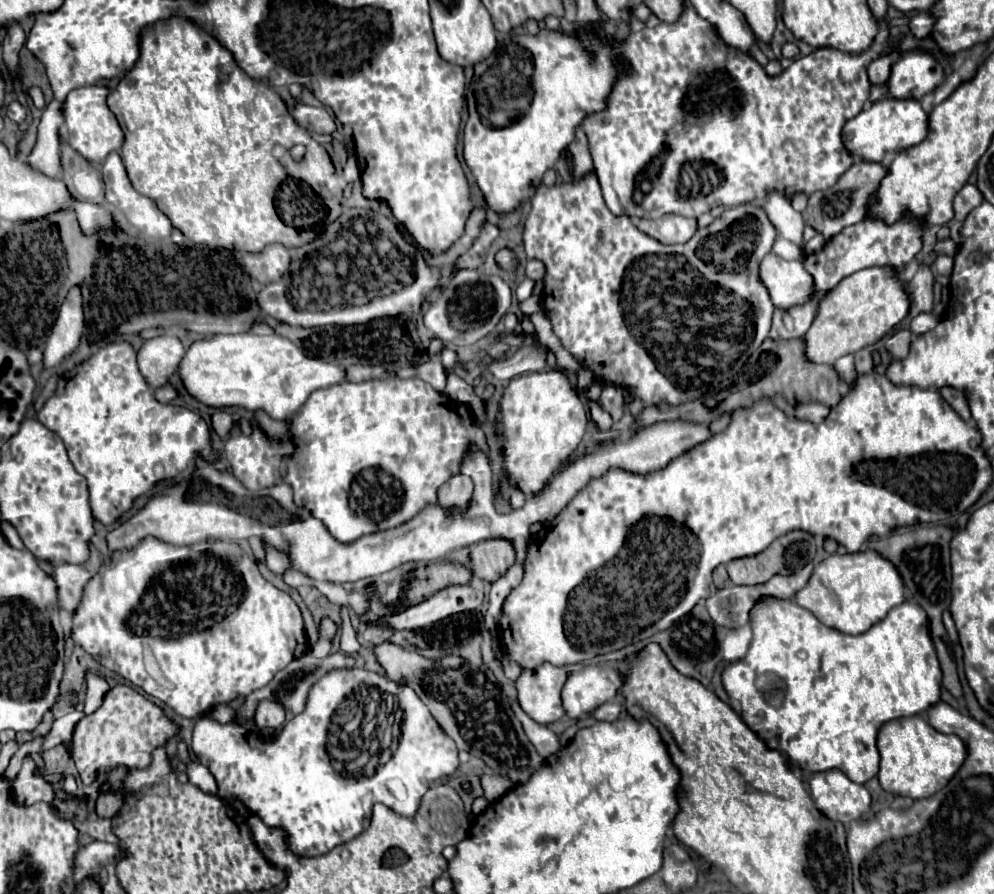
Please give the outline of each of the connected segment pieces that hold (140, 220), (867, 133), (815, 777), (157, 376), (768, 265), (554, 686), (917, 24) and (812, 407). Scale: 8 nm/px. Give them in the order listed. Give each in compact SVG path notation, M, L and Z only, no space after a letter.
M110 152L108 158L104 160L102 164L102 176L104 176L104 184L106 184L106 202L110 206L114 206L118 212L124 214L124 218L140 230L142 236L148 236L148 238L166 238L170 236L172 232L172 222L158 210L158 206L154 204L154 200L150 200L148 196L142 196L138 194L128 176L126 176L126 170L124 170L124 164L122 164L122 158L118 152Z
M890 96L868 104L856 118L848 120L842 130L846 148L854 156L860 156L862 160L868 162L882 162L888 150L904 150L914 144L920 144L920 140L924 140L926 134L928 134L928 114L924 112L922 104L912 98L898 100Z
M840 770L812 774L810 796L826 818L842 824L858 820L870 808L870 792Z
M162 334L146 340L138 350L138 366L142 376L154 388L160 388L162 384L166 384L168 376L178 370L184 352L186 350L182 342L172 334Z
M768 254L760 264L760 280L768 288L776 308L806 304L816 294L816 284L802 262L788 262Z
M542 664L534 670L522 670L516 680L520 708L538 724L552 724L564 716L560 692L566 680L566 670Z
M918 12L910 20L910 30L916 34L916 38L922 38L932 32L934 22L936 22L936 18L930 12Z
M810 402L804 406L796 406L796 418L800 420L808 420L808 422L822 422L828 416L830 408L818 402Z

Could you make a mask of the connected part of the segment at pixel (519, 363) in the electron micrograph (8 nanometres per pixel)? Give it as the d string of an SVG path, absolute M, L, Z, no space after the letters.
M540 342L532 346L522 346L516 350L514 356L494 362L490 366L490 372L500 380L512 380L528 372L542 372L546 368L546 356L548 356L548 350Z

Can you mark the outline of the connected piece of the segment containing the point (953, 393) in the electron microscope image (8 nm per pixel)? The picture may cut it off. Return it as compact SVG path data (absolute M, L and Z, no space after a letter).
M940 388L938 390L940 394L942 394L942 398L966 420L966 422L970 422L972 420L972 416L970 416L970 408L968 408L968 402L966 402L966 398L964 398L964 392L960 392L960 390L954 390L954 388Z

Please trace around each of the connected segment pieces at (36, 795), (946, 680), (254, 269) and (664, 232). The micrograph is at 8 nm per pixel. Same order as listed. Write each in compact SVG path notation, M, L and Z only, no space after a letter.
M30 754L24 756L22 768L18 772L18 778L12 784L12 798L20 806L28 806L28 804L34 804L38 800L44 800L44 802L52 802L54 800L54 788L52 788L52 784L46 782L46 780L36 778L32 774L34 766L36 766L34 758Z
M934 640L936 646L936 654L940 660L940 668L942 668L942 686L956 698L962 696L962 686L958 680L958 672L956 672L956 664L952 662L950 654L948 654L948 646L942 640Z
M270 244L260 254L244 254L244 264L250 278L256 278L260 284L266 286L278 282L288 270L290 252L280 244Z
M666 214L656 220L640 220L638 228L662 244L684 244L696 232L696 220L678 214Z

